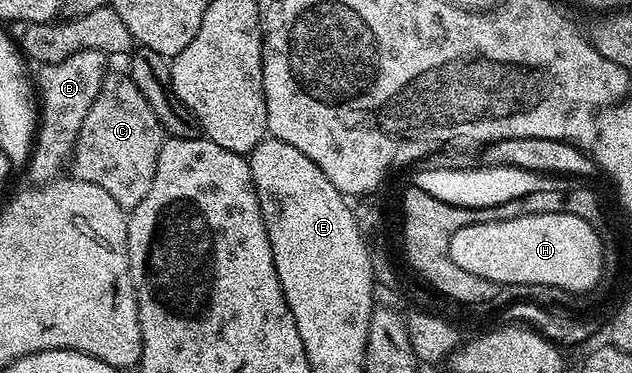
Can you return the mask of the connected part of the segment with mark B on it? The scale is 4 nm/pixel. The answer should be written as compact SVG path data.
M85 50L64 56L55 64L44 64L37 72L37 104L39 123L35 147L31 159L26 165L25 173L32 185L48 184L50 180L60 179L59 172L68 167L71 154L75 150L77 134L81 130L81 122L85 122L85 114L89 114L89 106L97 98L103 80L109 74L109 57L106 52Z

